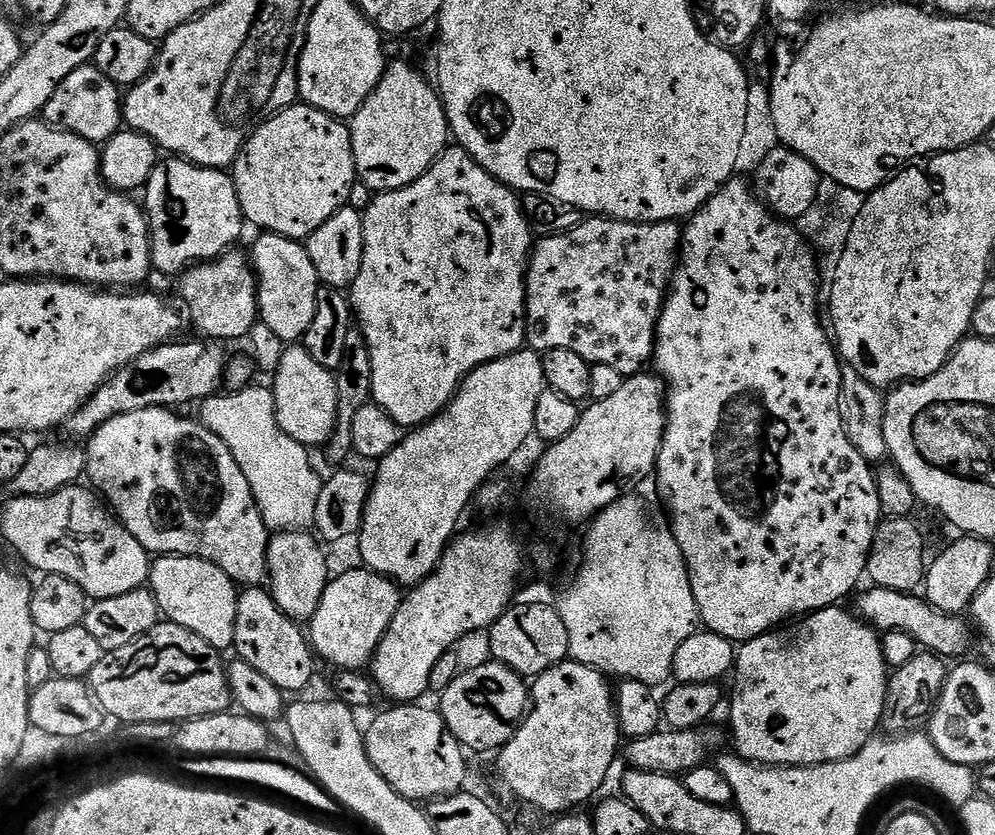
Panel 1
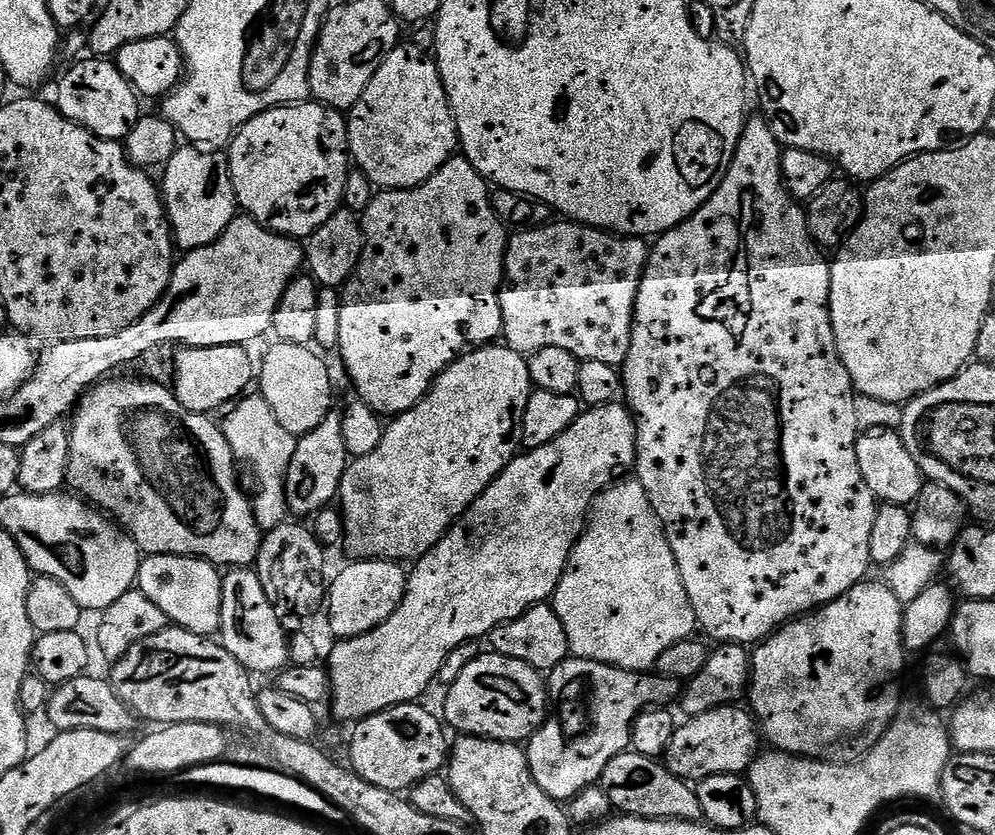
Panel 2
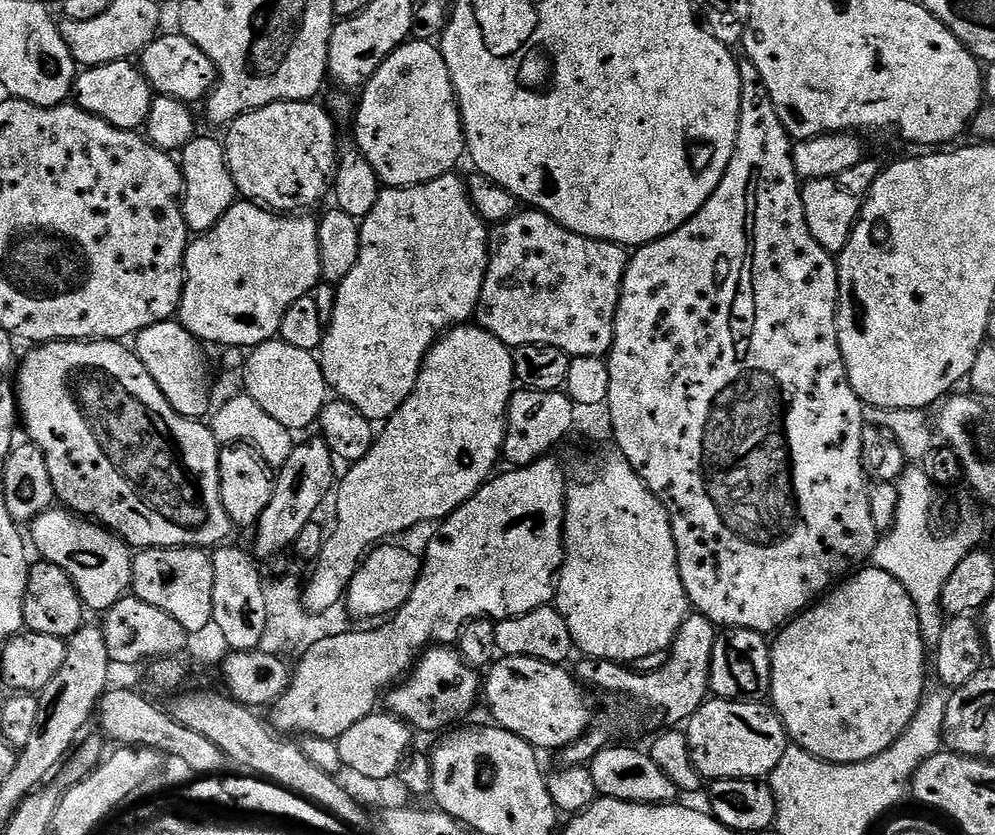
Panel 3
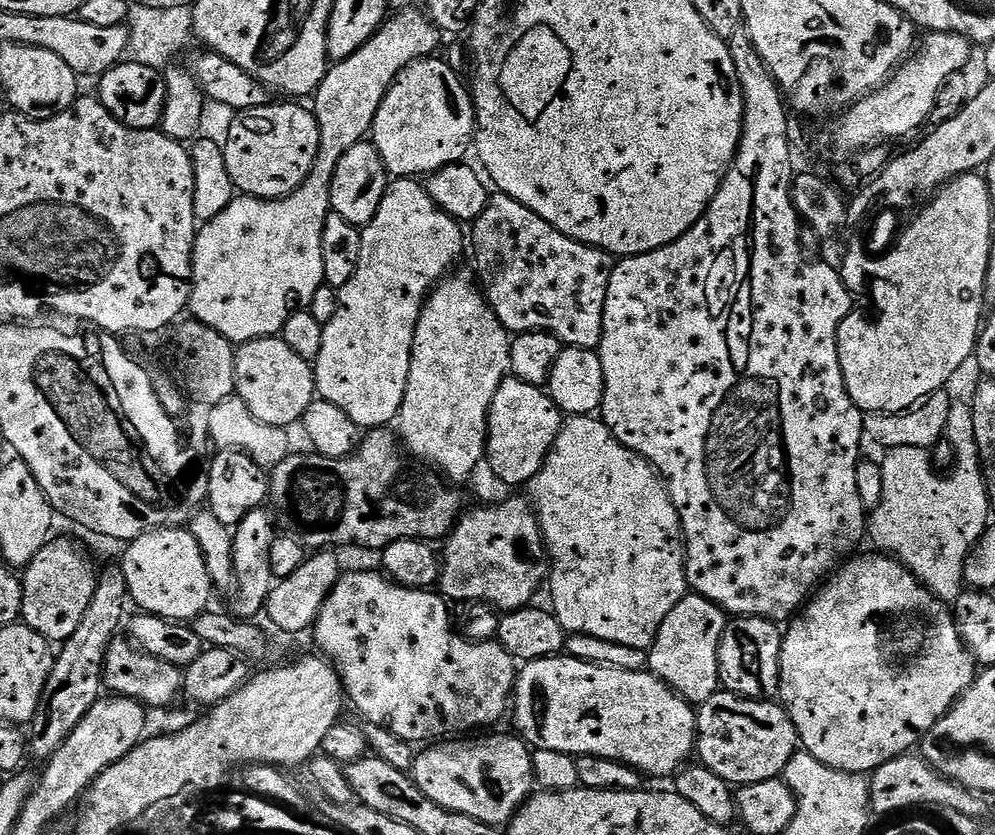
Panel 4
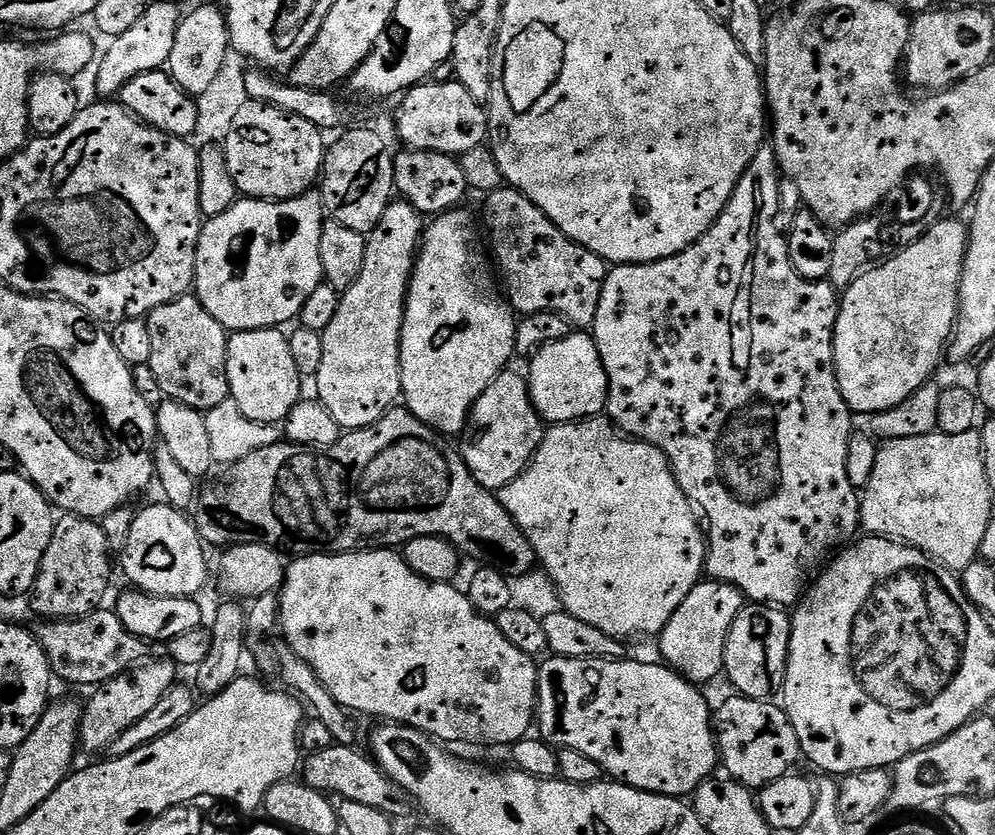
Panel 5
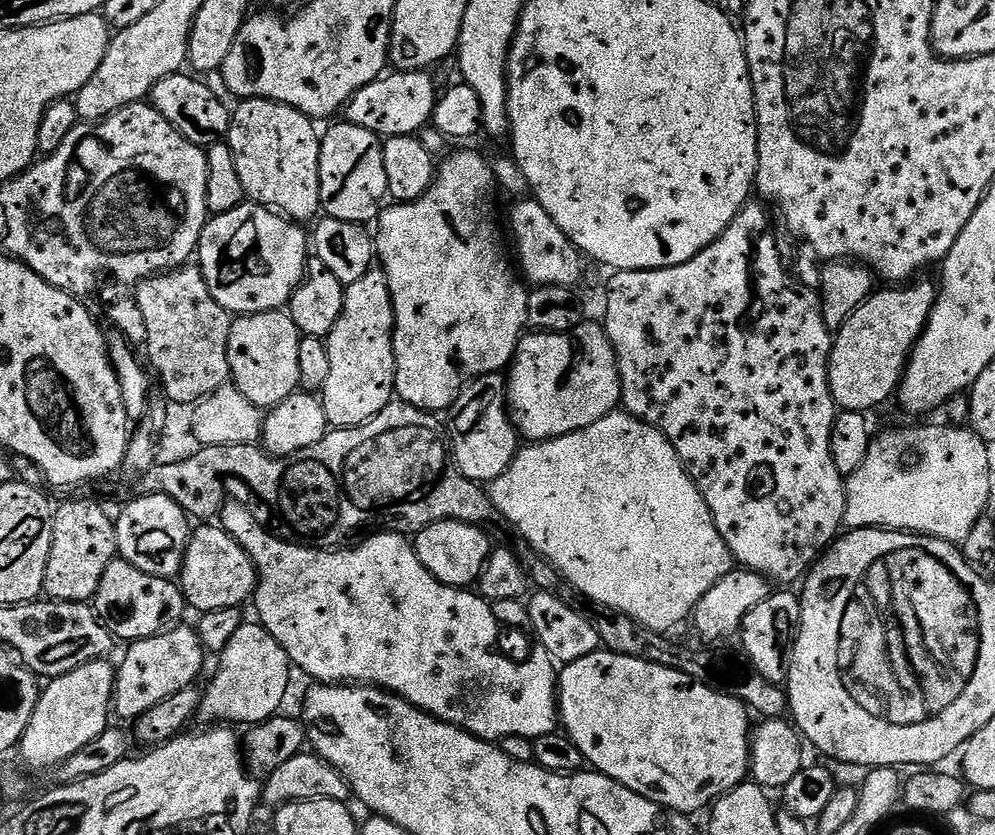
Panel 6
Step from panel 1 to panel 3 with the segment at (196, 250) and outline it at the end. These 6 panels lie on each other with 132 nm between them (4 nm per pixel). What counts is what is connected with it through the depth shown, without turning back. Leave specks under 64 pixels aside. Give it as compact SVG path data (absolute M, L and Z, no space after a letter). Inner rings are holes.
M204 134L197 135L196 139L191 140L187 146L182 149L178 156L180 170L184 174L184 220L188 224L189 233L199 234L208 232L222 218L222 214L226 214L226 210L230 210L232 204L237 203L238 193L236 183L228 169L228 159L224 153L223 143L218 139L211 140Z

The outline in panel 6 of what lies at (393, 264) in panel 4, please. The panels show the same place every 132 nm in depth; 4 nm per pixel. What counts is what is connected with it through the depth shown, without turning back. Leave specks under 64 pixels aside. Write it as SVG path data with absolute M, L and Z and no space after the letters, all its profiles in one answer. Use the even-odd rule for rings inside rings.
M373 266L369 272L362 274L362 278L358 278L358 282L345 287L342 314L326 338L330 374L322 389L322 403L333 429L362 426L387 404L393 403L396 367L392 327L395 321L392 295L383 268Z

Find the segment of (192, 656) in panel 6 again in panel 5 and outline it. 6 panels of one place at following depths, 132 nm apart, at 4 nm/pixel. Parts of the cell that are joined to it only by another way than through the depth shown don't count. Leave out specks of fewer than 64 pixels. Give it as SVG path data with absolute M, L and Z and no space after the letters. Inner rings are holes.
M163 659L141 662L129 672L118 674L118 678L106 681L93 691L96 693L89 698L88 705L83 705L80 714L79 747L83 751L85 748L88 752L103 753L114 742L114 738L122 734L122 730L130 730L130 726L134 726L138 718L143 718L162 698L162 694L166 694L166 690L177 683L177 665L171 659Z

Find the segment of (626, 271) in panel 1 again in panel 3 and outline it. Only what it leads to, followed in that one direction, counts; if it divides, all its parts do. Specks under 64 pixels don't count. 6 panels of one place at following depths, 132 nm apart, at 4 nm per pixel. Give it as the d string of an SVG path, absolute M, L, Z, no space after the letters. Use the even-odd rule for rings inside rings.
M520 210L515 216L495 225L488 234L488 269L480 295L480 307L478 309L478 324L490 334L494 334L503 344L514 349L527 344L541 344L542 346L558 346L570 357L574 356L598 356L607 357L612 350L614 342L614 322L616 311L620 301L620 291L624 281L624 271L628 269L629 253L622 244L611 244L605 240L591 240L582 234L574 234L566 230L554 218L550 218L544 212L535 210Z

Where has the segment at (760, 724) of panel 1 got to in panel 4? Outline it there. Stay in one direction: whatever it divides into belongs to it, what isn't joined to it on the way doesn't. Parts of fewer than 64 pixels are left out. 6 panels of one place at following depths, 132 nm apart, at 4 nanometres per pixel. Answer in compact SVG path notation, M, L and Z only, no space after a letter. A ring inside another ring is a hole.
M887 554L875 555L857 555L855 558L841 563L819 585L818 591L803 605L799 615L787 625L787 627L789 626L788 632L786 628L780 642L780 695L778 700L794 722L803 751L818 758L818 762L822 762L826 766L857 774L871 774L876 771L878 766L911 753L924 739L926 733L956 705L956 699L976 681L978 675L976 660L968 652L964 639L960 637L960 632L956 629L953 609L938 599L929 588L924 587L920 583L920 579L910 569L905 568L899 560Z

